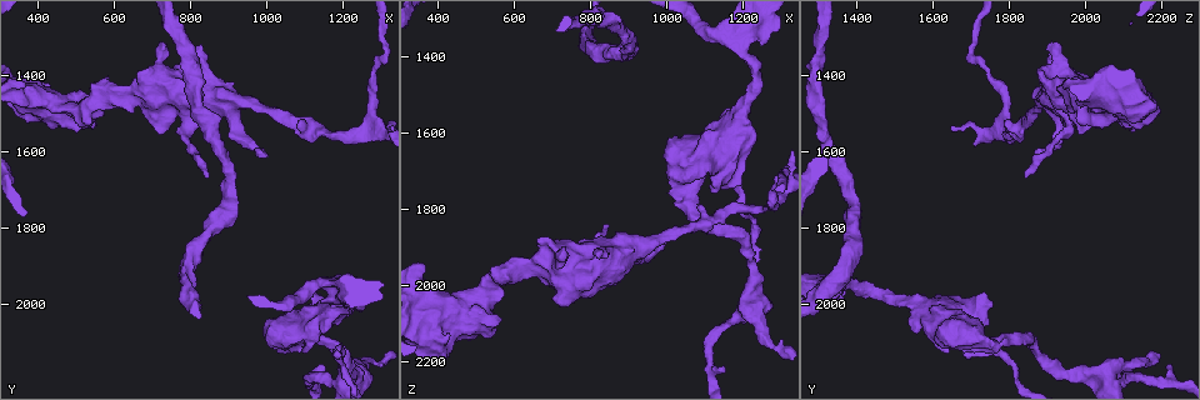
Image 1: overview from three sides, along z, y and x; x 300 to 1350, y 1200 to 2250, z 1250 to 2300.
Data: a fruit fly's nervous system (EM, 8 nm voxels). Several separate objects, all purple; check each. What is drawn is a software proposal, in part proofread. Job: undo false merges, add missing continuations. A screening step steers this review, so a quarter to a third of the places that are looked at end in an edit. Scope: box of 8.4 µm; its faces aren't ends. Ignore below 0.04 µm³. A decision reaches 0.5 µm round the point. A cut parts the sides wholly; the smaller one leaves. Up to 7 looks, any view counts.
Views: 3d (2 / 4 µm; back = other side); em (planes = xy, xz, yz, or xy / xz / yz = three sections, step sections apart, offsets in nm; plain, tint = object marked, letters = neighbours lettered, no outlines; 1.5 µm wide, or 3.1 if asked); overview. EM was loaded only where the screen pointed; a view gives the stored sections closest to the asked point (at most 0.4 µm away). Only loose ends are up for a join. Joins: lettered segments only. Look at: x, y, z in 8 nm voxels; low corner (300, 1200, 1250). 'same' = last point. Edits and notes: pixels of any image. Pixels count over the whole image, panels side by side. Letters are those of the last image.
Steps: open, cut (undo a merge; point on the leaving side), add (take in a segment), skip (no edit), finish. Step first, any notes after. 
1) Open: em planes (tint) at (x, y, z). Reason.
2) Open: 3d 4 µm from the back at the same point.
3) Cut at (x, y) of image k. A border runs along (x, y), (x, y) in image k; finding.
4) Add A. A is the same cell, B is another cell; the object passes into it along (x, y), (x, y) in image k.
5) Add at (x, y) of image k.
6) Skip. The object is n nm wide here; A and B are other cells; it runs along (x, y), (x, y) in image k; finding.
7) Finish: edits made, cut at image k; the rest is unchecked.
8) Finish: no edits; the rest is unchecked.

Open: 3d 4 µm at (1190, 1945, 1380). Sudden change in width.

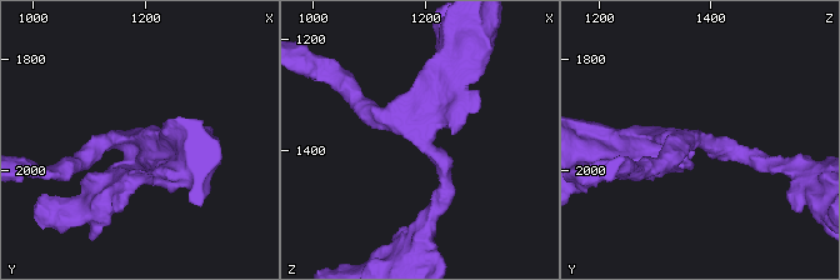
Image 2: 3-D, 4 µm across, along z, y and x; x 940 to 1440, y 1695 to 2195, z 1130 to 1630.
Open: em planes (letters) at (1195, 1945, 1385). 3 arms meet here; the arms are 200, 260, 550 nm wide; need the tissue.

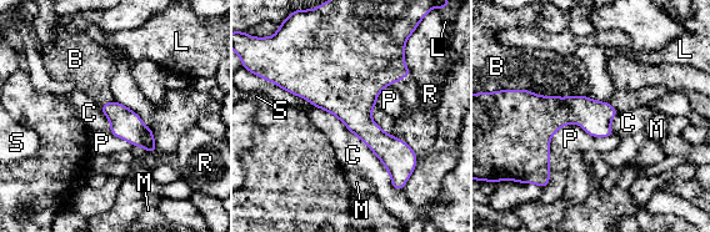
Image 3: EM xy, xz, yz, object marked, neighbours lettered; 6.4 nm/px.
Skip. The object is 190 nm wide here; B, C, L, M, P, R and S are other cells; a border runs along (313, 105), (365, 144), (396, 190) in image 3; all the same neuron.

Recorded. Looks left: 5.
Open: 3d 4 µm at (1120, 1975, 1735). Branch stops here.

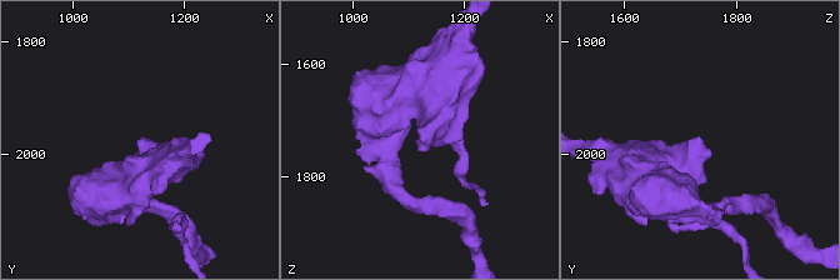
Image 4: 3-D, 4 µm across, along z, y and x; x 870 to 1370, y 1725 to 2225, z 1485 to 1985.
Open: em yz step 8 (letters) at (1120, 1970, 1735). Need the tissue.

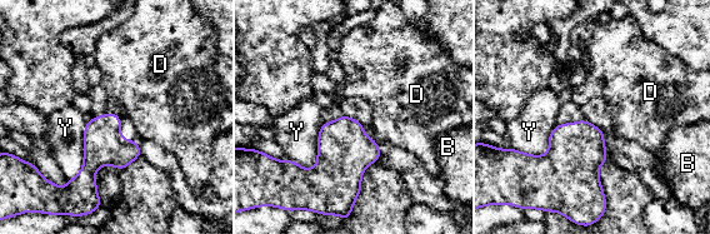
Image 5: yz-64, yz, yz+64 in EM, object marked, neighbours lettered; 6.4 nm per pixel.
Skip. B, D and Y are other cells; none of them fits.

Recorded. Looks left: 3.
Open: em planes (tint) at (840, 1660, 1840). Tapers out.

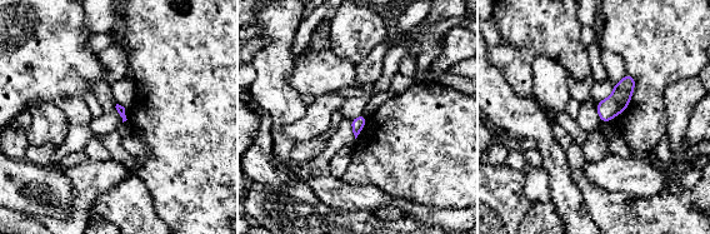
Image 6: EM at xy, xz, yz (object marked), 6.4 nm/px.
Open: em planes (letters) at the same point.

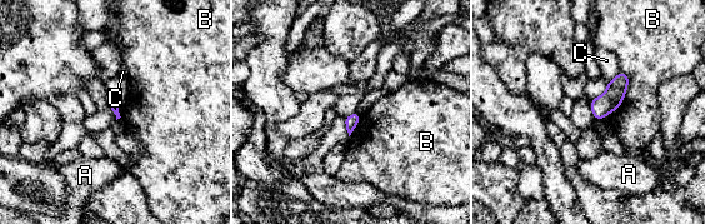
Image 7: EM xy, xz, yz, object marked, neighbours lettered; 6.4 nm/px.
Skip. A, B and C are other cells; a border runs along (620, 70), (629, 84), (609, 113) in image 7; no lettered segment goes on from it.

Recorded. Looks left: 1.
Finish: no edits; the rest is unchecked.

